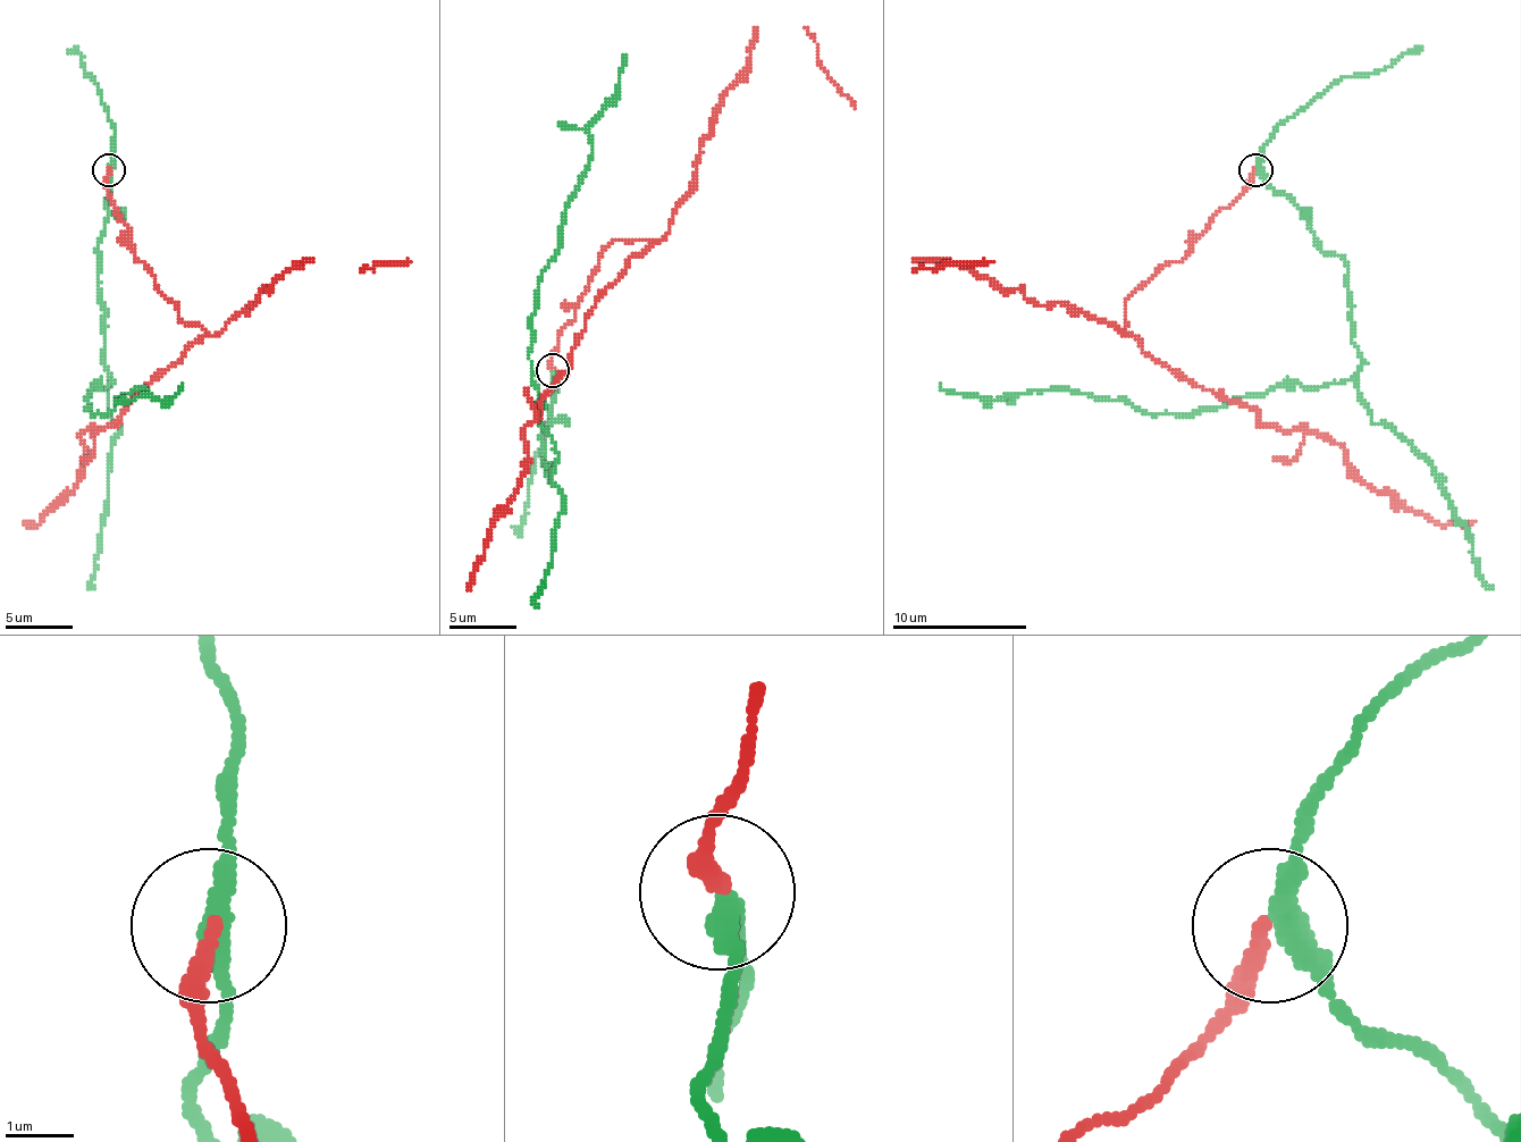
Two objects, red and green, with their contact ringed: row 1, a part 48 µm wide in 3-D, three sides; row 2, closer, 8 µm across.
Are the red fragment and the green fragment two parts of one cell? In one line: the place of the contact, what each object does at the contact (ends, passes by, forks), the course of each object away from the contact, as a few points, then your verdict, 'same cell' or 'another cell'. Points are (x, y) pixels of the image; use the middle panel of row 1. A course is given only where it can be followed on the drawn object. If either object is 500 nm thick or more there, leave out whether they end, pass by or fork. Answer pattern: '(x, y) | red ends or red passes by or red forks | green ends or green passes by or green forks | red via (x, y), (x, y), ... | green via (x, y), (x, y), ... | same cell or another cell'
(553, 370) | red ends | green passes by | red via (552, 371), (598, 257), (615, 240), (649, 240), (595, 304), (524, 428), (521, 483), (468, 590) | green via (552, 371), (548, 476), (559, 462), (528, 358), (538, 277), (625, 55) | another cell

